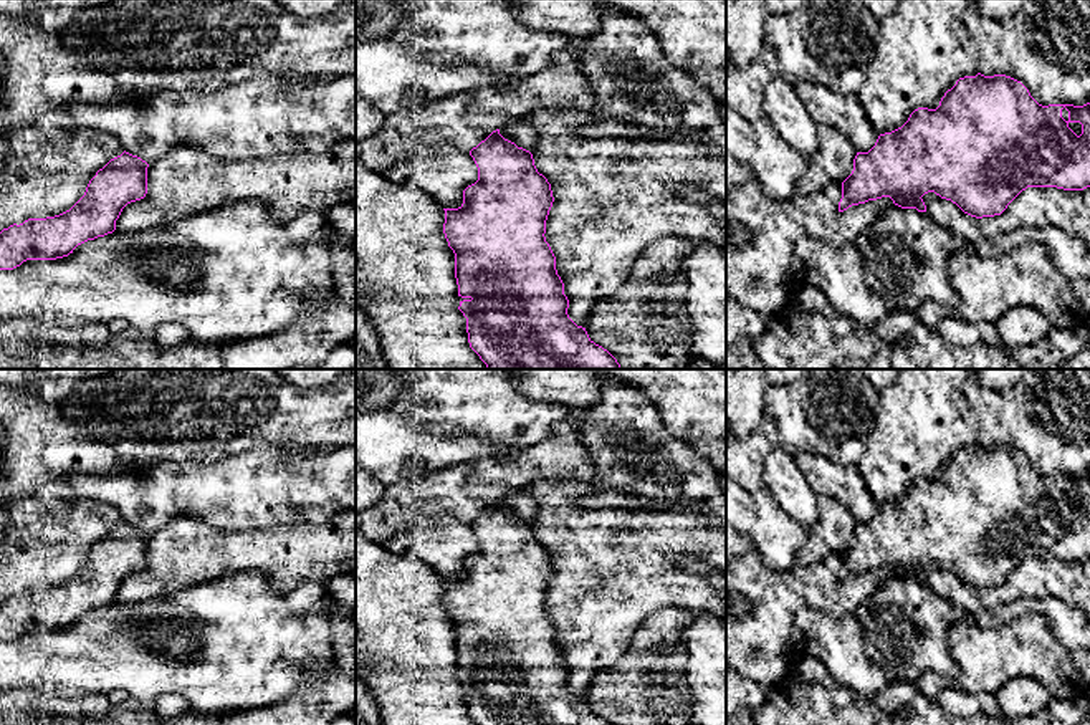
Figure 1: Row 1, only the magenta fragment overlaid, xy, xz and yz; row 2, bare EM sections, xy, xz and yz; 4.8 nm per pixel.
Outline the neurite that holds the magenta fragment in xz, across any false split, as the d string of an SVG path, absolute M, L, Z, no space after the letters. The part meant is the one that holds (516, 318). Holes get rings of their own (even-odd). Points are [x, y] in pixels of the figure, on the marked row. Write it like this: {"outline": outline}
{"outline": "M500 129L470 151L478 180L463 190L458 209L443 209L443 233L455 253L458 310L466 318L470 348L488 369L622 369L567 314L569 300L546 242L554 197L533 154L504 139Z"}

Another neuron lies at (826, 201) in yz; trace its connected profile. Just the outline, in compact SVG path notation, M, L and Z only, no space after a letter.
M754 177L726 190L726 295L761 316L772 316L797 285L791 257L799 240L814 238L842 247L855 240L883 210L895 205L890 197L882 197L840 212L840 199L842 184L837 182L817 194L792 195L781 202L767 199Z

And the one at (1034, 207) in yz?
M1027 187L1001 215L976 218L935 192L923 197L926 214L943 228L963 237L968 245L992 240L1019 227L1040 228L1045 223L1078 237L1090 250L1090 187L1064 190Z

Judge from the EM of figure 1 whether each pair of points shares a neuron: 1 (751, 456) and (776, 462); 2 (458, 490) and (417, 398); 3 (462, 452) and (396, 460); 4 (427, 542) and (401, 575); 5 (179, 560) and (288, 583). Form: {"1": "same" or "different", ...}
{"1": "different", "2": "different", "3": "same", "4": "different", "5": "same"}

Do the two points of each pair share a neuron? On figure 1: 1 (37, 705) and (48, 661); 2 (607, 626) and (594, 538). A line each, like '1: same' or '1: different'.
1: different
2: same

